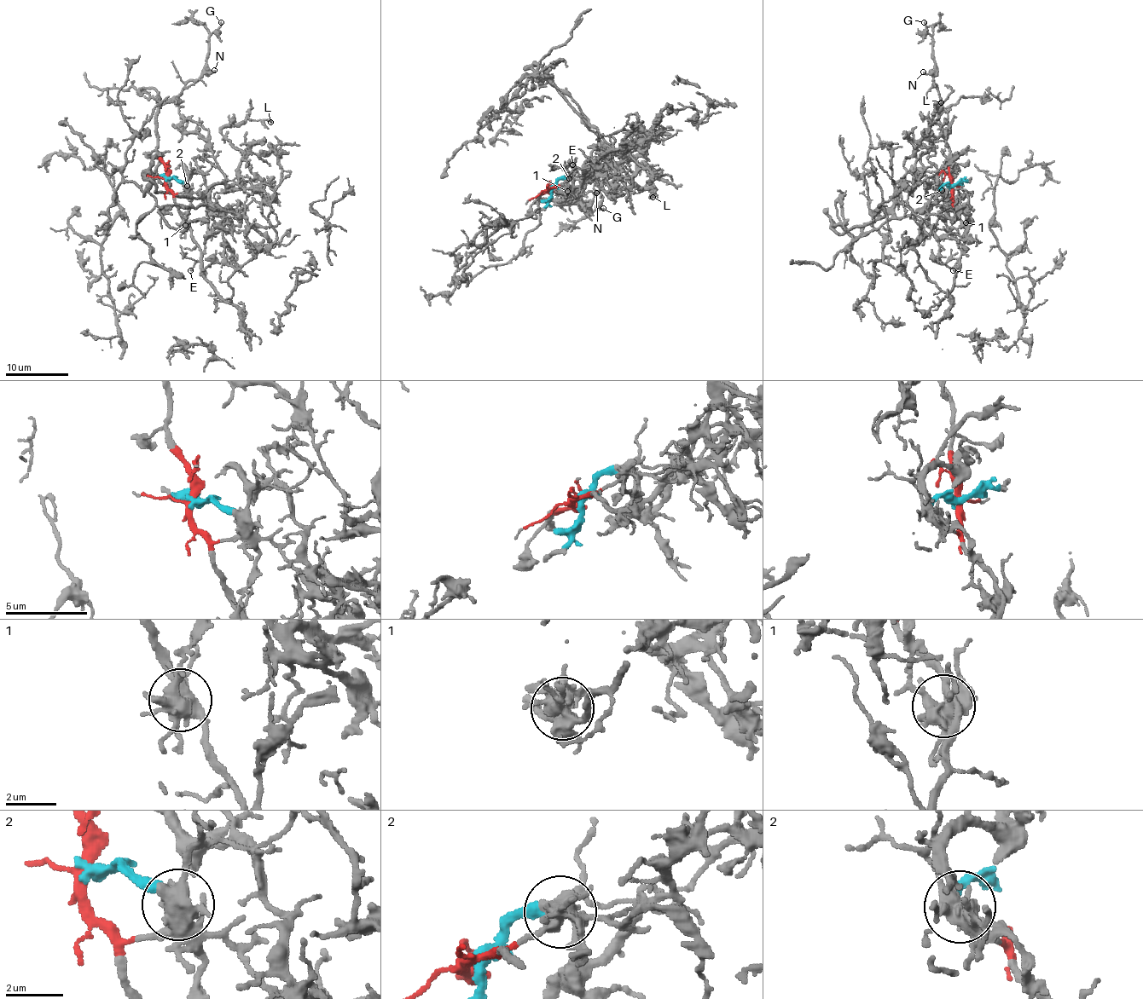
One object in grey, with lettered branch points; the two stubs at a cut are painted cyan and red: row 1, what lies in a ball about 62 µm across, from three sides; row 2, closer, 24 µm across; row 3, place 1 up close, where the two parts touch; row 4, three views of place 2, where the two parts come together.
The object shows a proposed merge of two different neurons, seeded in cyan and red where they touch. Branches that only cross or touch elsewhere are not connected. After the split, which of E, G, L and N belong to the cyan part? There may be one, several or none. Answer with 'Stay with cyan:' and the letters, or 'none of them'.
Stay with cyan: L

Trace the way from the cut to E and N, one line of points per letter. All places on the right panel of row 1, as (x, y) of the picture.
E: (951, 186), (954, 206), (964, 214), (968, 227), (962, 254), (953, 270)
N: (951, 186), (949, 146), (942, 132), (938, 89), (934, 76), (923, 72)

